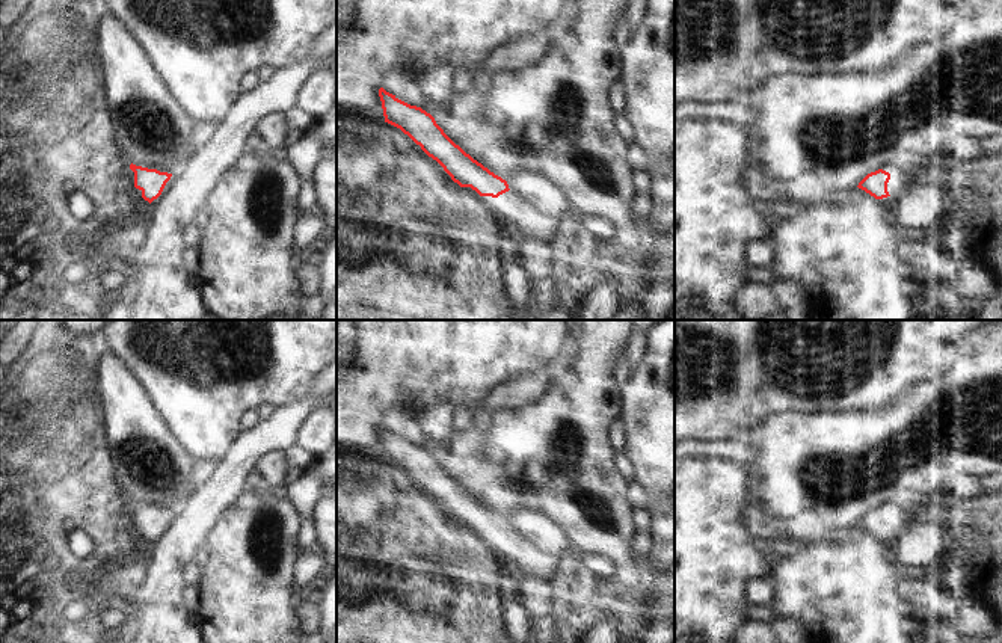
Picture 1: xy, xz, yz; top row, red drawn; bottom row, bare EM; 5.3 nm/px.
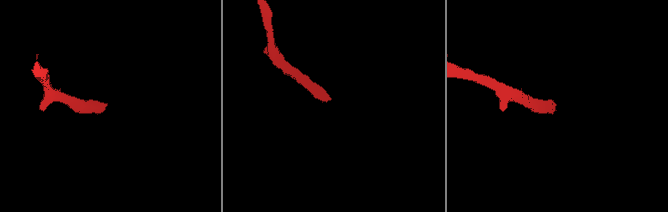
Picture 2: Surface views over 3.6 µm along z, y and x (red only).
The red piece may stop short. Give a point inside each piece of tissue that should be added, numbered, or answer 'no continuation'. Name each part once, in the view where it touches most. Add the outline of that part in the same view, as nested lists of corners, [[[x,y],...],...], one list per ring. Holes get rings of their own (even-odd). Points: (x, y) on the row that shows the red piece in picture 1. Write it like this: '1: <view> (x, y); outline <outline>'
1: yz (895, 187); outline [[[898,174],[895,180],[889,180],[887,192],[892,198],[896,198],[904,193],[904,181],[901,174]]]

